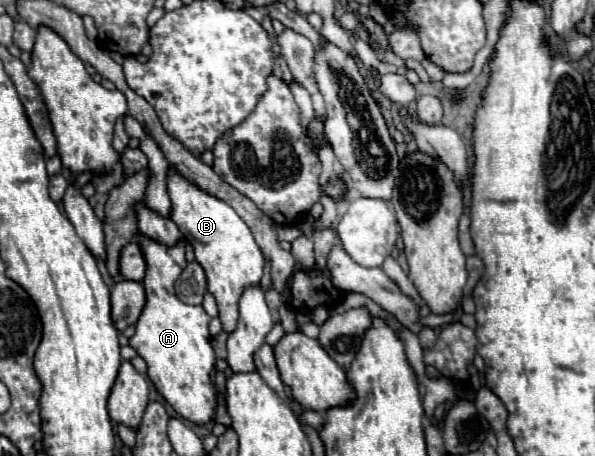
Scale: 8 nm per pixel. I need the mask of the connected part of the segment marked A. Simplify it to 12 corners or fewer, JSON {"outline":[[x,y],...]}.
{"outline":[[138,235],[146,305],[128,345],[178,415],[208,423],[216,355],[174,281],[186,239]]}

